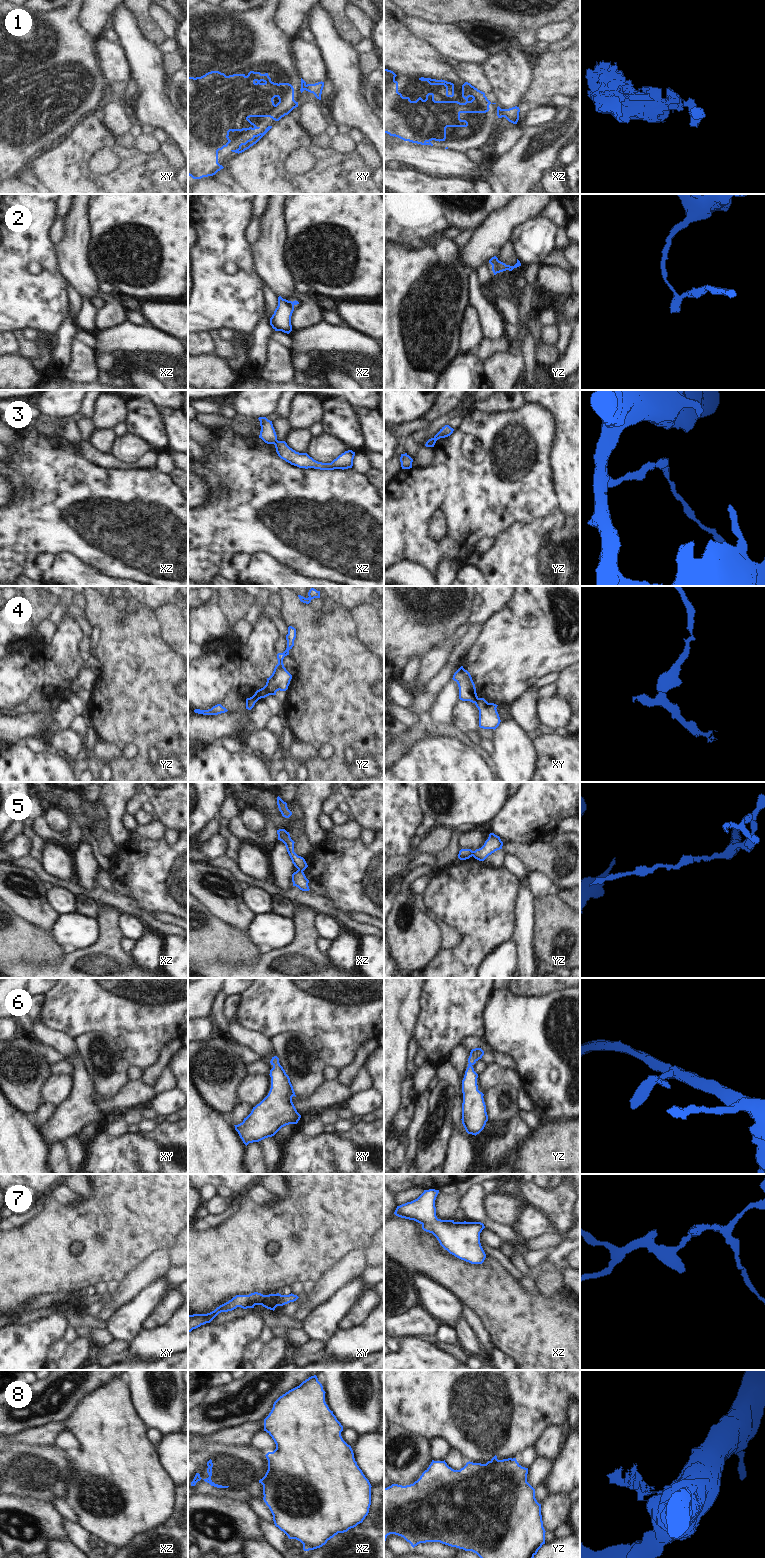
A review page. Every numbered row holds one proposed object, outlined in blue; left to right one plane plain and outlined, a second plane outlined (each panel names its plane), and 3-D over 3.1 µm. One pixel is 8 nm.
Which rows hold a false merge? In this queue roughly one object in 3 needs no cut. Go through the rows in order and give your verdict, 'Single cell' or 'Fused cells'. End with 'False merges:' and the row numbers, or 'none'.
1: Fused cells
2: Fused cells
3: Fused cells
4: Fused cells
5: Fused cells
6: Single cell
7: Single cell
8: Fused cells
False merges: 1, 2, 3, 4, 5, 8.

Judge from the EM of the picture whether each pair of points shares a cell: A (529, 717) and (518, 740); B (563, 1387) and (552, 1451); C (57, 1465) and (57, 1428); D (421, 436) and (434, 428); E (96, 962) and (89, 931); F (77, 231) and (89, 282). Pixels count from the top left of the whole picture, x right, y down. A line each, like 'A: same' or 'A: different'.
A: different
B: different
C: different
D: same
E: different
F: same

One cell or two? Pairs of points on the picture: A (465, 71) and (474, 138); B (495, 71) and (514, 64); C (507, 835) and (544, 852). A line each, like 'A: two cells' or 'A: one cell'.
A: two cells
B: one cell
C: two cells

